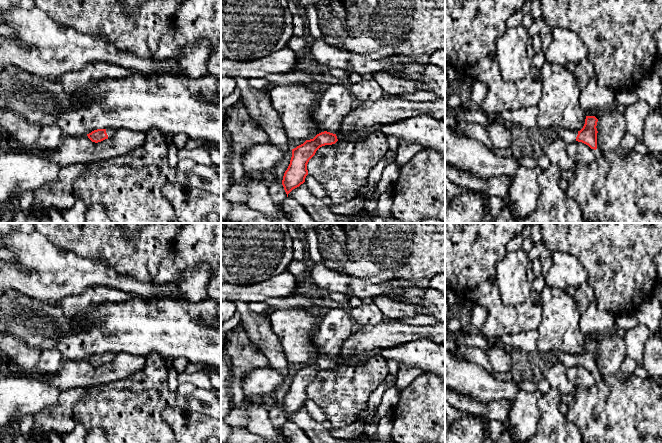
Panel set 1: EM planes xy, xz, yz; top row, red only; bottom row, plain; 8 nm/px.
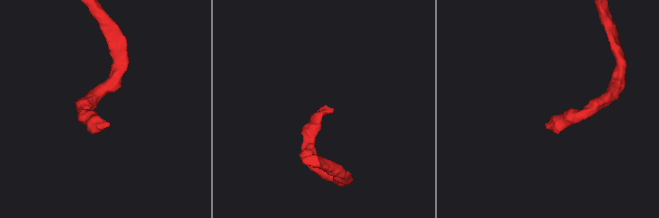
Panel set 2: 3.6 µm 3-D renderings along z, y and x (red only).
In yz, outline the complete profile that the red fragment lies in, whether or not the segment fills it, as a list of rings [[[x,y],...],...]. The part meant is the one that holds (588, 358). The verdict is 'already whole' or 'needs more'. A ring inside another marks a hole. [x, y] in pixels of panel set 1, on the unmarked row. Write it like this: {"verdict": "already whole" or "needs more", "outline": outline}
{"verdict": "needs more", "outline": [[[586,340],[585,348],[580,355],[572,355],[566,352],[555,352],[548,358],[552,361],[561,362],[566,368],[573,366],[582,366],[588,369],[591,373],[597,373],[597,346],[595,340]]]}

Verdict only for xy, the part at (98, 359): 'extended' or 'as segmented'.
extended

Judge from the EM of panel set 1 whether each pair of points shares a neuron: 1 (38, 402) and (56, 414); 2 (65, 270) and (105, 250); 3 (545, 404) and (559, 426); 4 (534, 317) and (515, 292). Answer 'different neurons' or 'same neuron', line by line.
1: different neurons
2: different neurons
3: same neuron
4: different neurons

